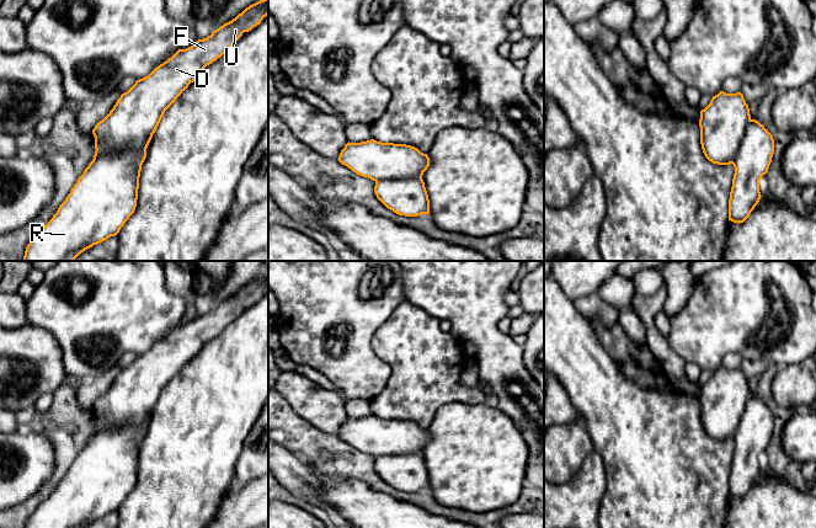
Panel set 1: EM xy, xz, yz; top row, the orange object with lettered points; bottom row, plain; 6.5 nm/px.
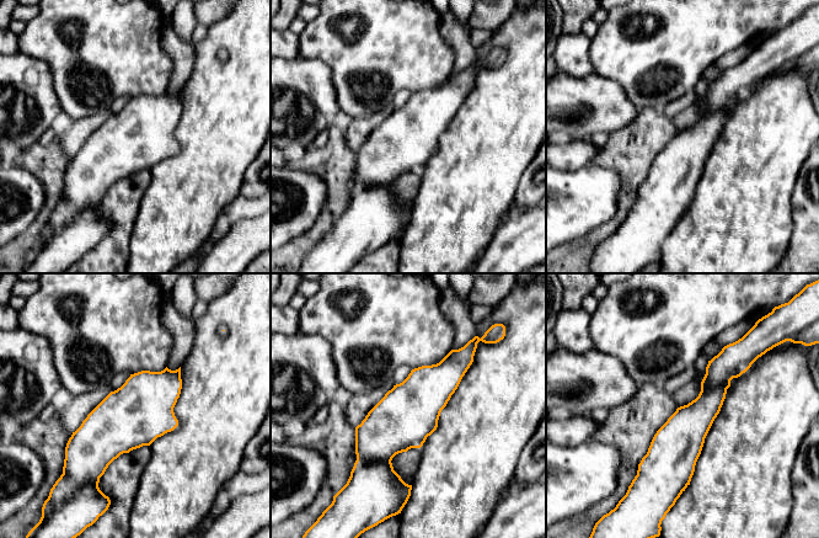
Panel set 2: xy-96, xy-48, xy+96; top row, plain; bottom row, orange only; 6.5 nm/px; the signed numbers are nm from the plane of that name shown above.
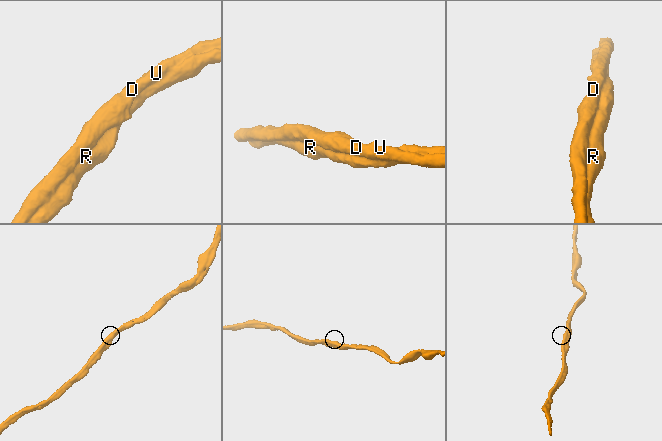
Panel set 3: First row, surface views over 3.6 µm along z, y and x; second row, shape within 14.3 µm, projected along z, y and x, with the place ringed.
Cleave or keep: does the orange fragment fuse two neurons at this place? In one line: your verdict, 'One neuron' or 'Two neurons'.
One neuron

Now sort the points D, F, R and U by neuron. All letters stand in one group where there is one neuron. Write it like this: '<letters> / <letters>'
D F R U

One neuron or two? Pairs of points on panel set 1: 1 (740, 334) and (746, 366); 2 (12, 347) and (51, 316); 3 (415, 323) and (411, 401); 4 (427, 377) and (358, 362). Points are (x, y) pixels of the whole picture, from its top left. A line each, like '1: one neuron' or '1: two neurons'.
1: two neurons
2: two neurons
3: one neuron
4: two neurons

